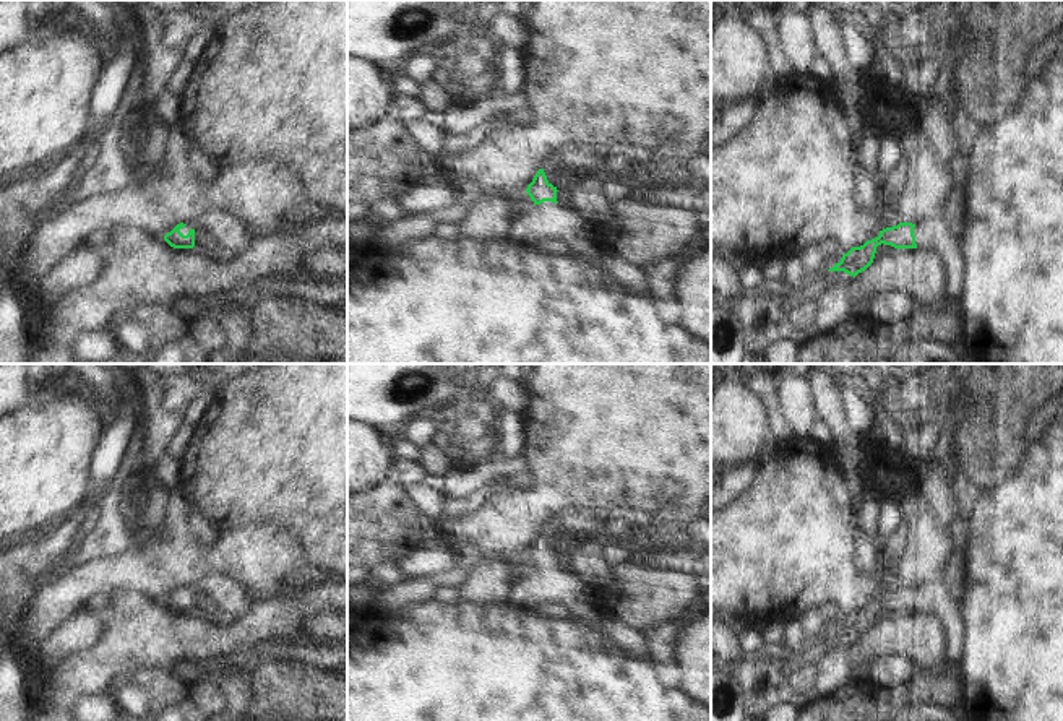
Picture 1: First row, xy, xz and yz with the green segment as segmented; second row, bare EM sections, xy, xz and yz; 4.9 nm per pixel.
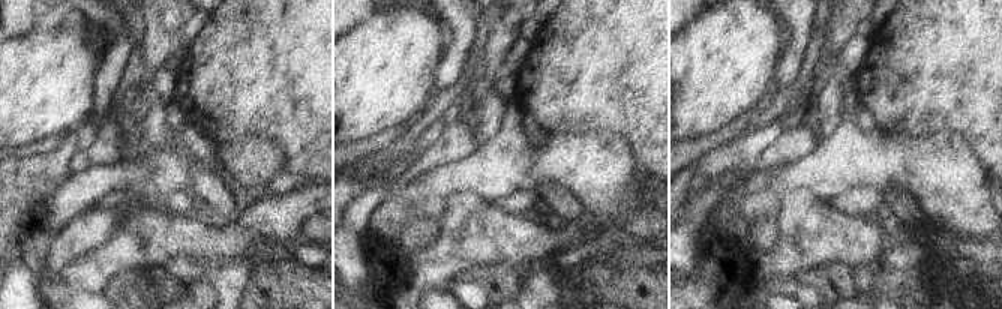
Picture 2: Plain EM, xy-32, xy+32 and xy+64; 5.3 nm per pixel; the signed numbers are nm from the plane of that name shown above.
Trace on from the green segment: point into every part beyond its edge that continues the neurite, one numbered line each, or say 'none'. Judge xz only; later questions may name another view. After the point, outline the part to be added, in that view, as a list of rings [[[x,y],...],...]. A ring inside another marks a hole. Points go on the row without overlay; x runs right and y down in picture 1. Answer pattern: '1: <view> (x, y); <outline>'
1: xz (547, 583); [[[552,565],[534,568],[523,581],[514,583],[506,601],[531,611],[540,602],[558,602],[576,620],[586,624],[600,620],[592,585]]]

